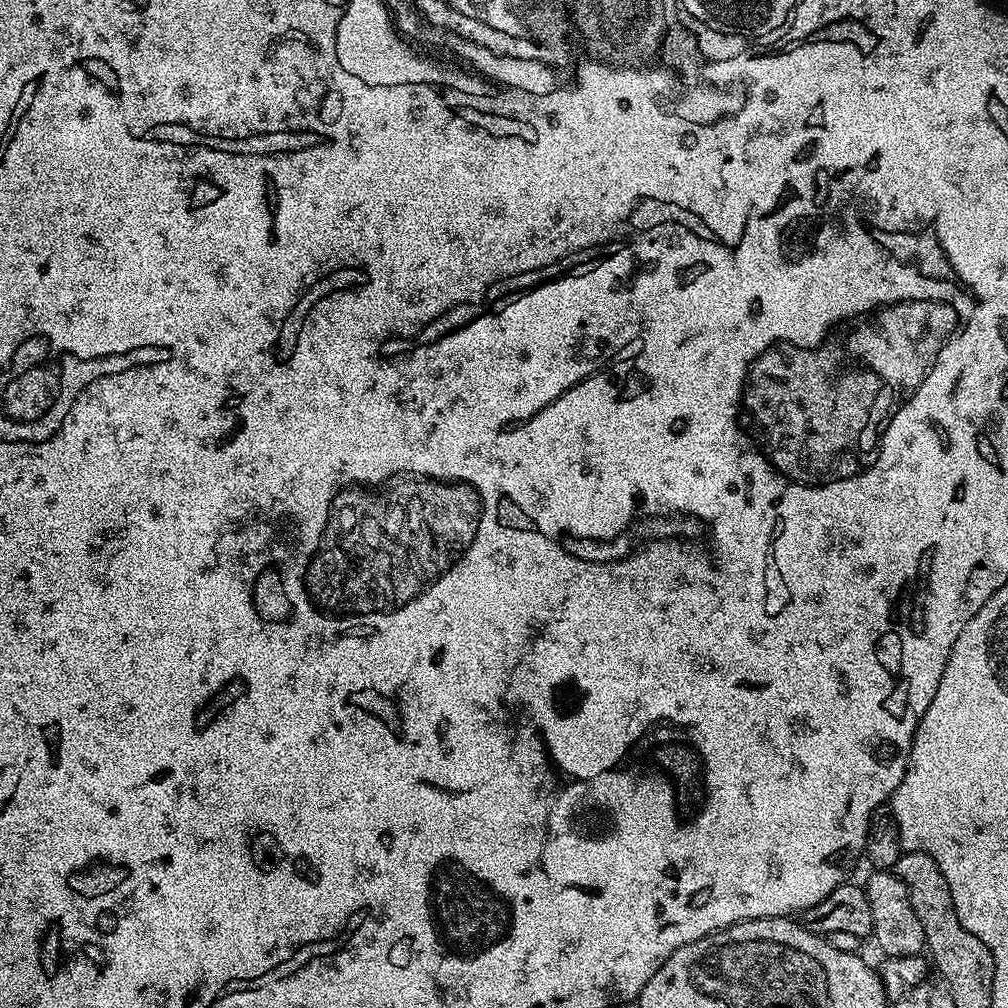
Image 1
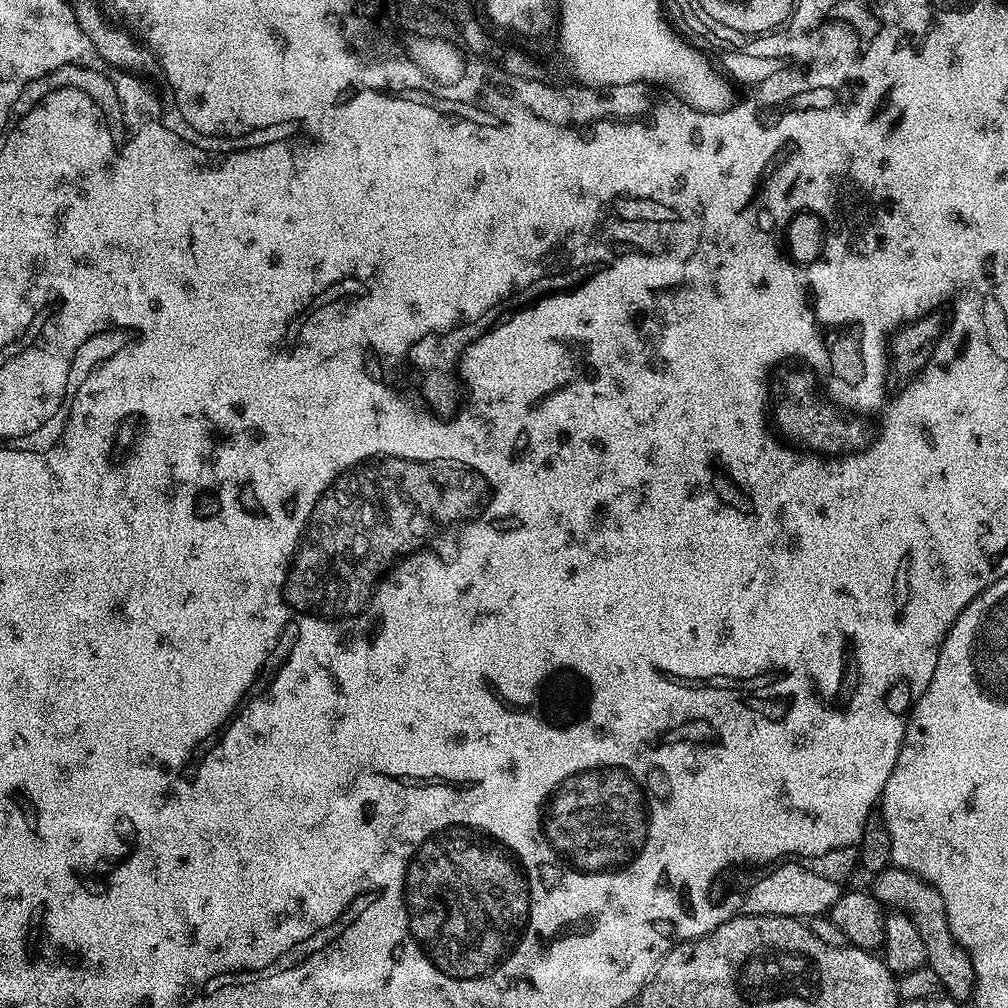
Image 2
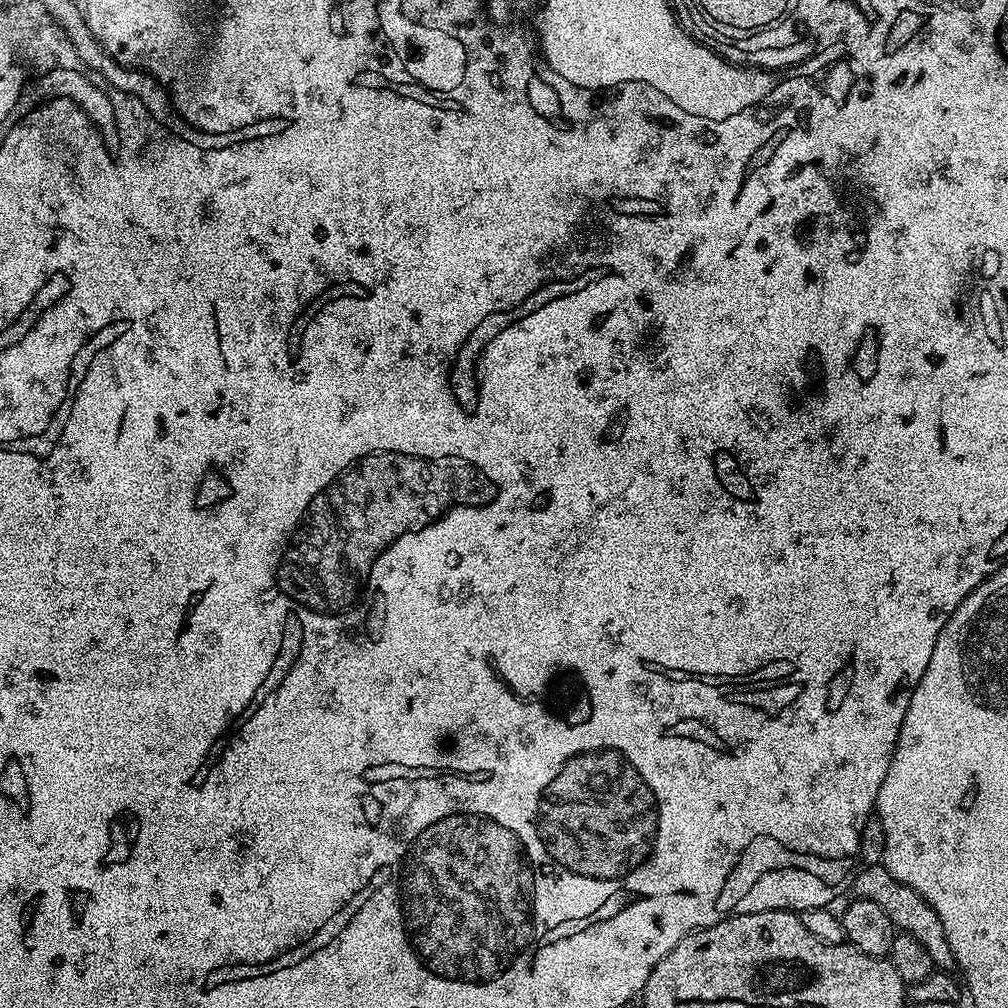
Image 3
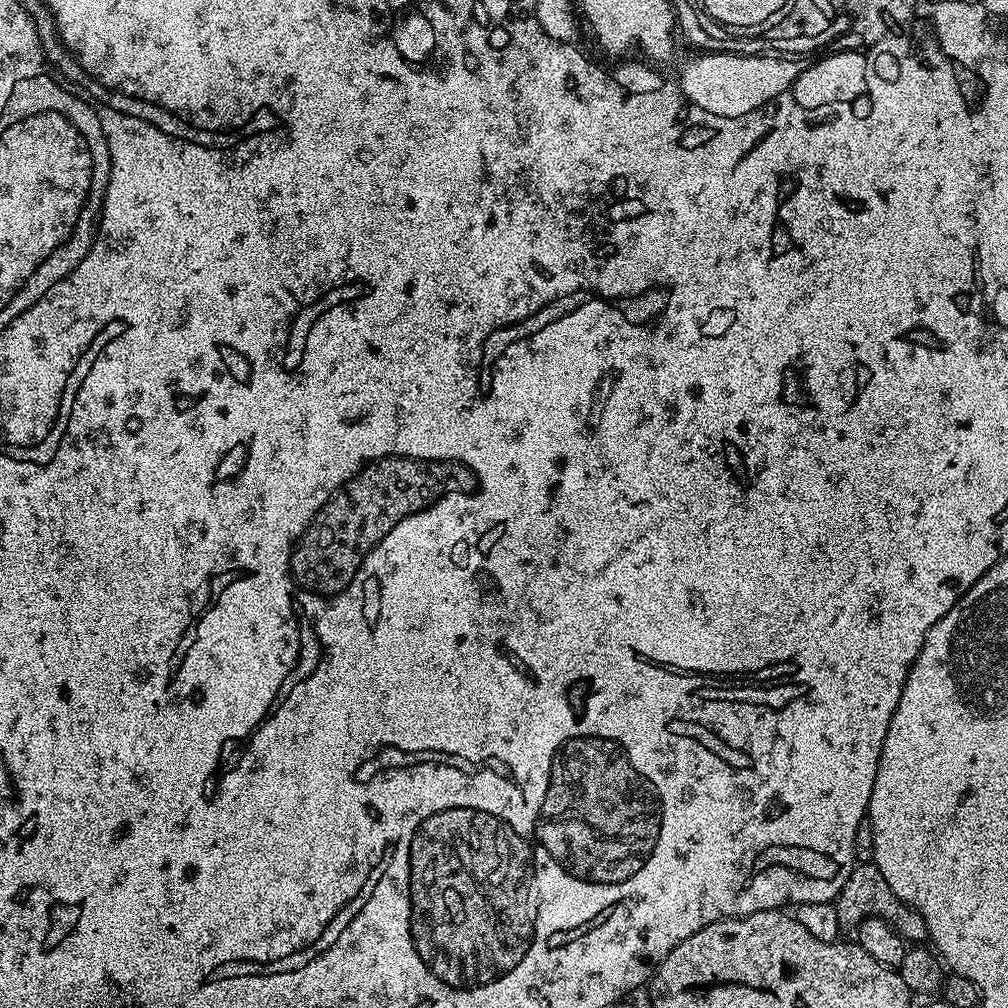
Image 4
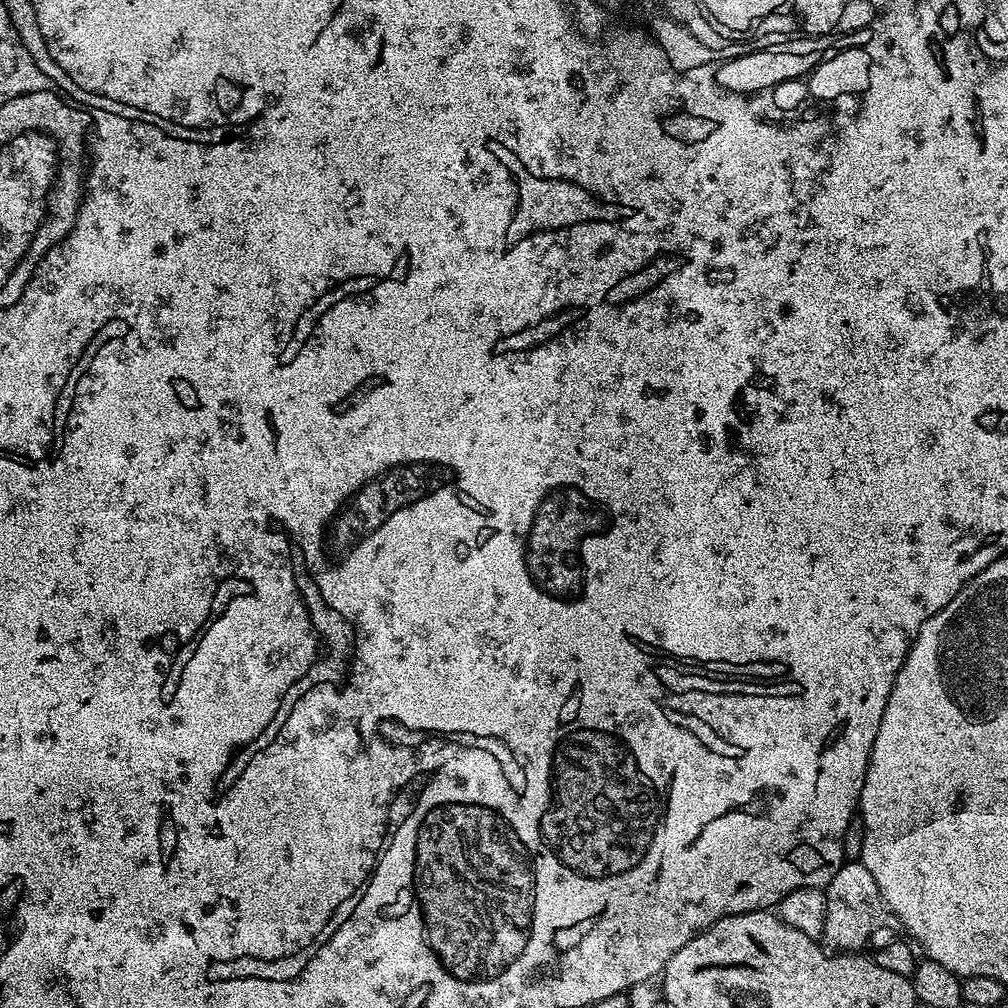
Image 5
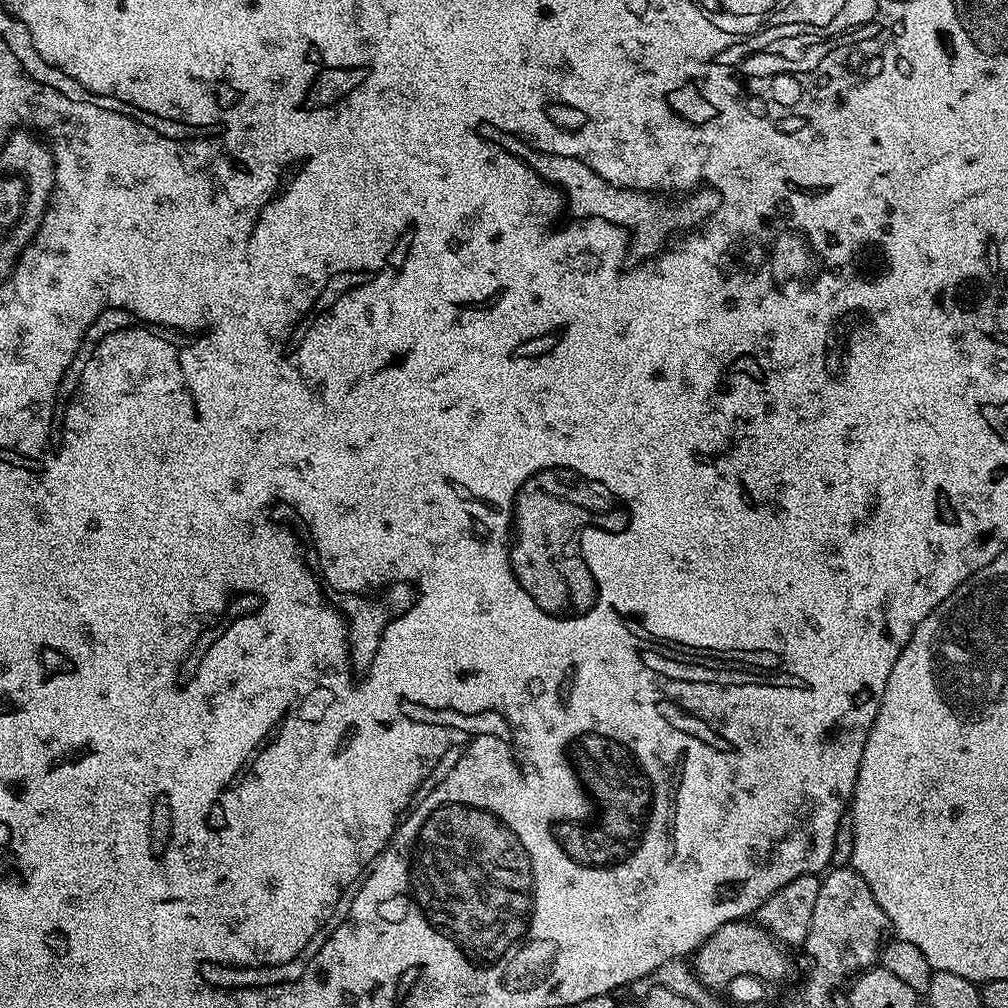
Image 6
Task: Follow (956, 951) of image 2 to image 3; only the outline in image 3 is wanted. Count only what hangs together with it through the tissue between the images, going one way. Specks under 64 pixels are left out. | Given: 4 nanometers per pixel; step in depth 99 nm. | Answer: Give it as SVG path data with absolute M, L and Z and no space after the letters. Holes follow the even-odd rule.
M882 866L861 867L854 876L854 892L859 899L877 904L885 912L886 918L890 918L892 925L903 935L918 938L918 942L926 946L926 954L930 954L937 969L952 970L957 967L958 958L950 950L950 942L946 942L946 930L942 930L938 914L934 914L934 910L924 901L922 894L898 882L898 878L891 876Z

